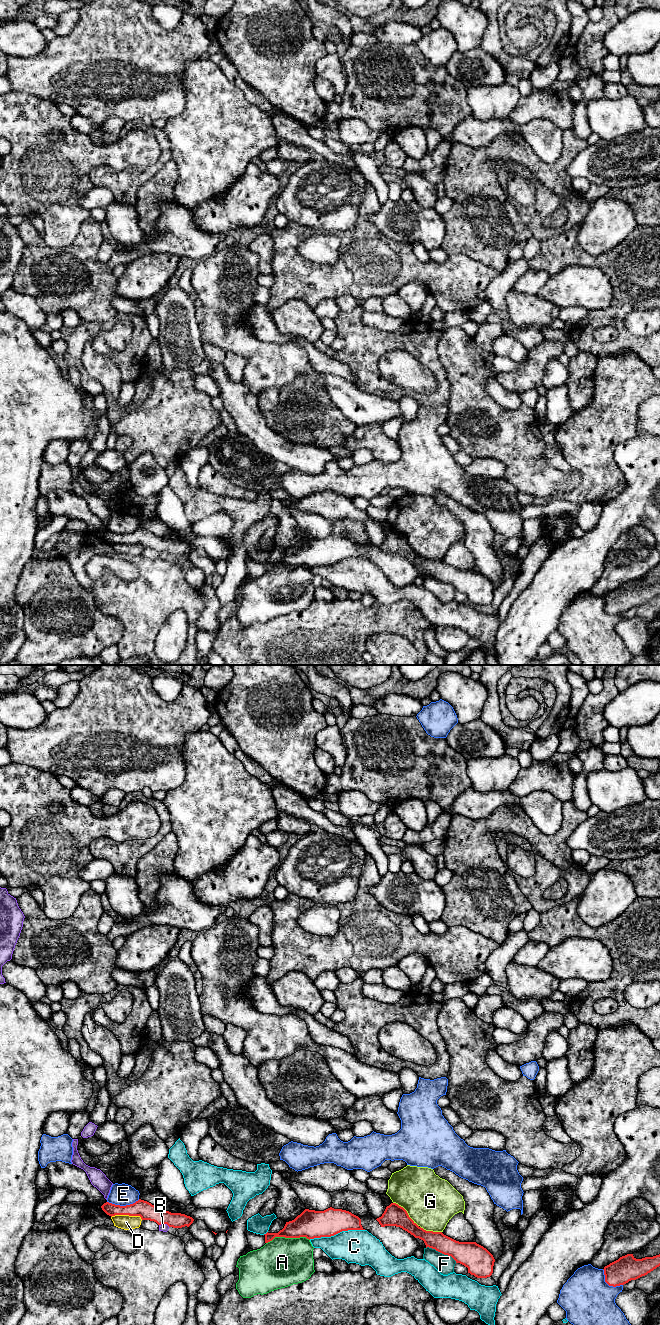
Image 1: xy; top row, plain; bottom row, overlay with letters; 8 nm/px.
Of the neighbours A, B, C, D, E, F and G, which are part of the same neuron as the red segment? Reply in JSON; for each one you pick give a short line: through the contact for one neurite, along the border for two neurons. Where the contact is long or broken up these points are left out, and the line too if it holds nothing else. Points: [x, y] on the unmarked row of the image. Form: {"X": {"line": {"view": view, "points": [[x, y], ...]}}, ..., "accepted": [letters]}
{"accepted": []}

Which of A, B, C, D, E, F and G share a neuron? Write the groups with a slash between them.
A / B / C / D / E / F / G

